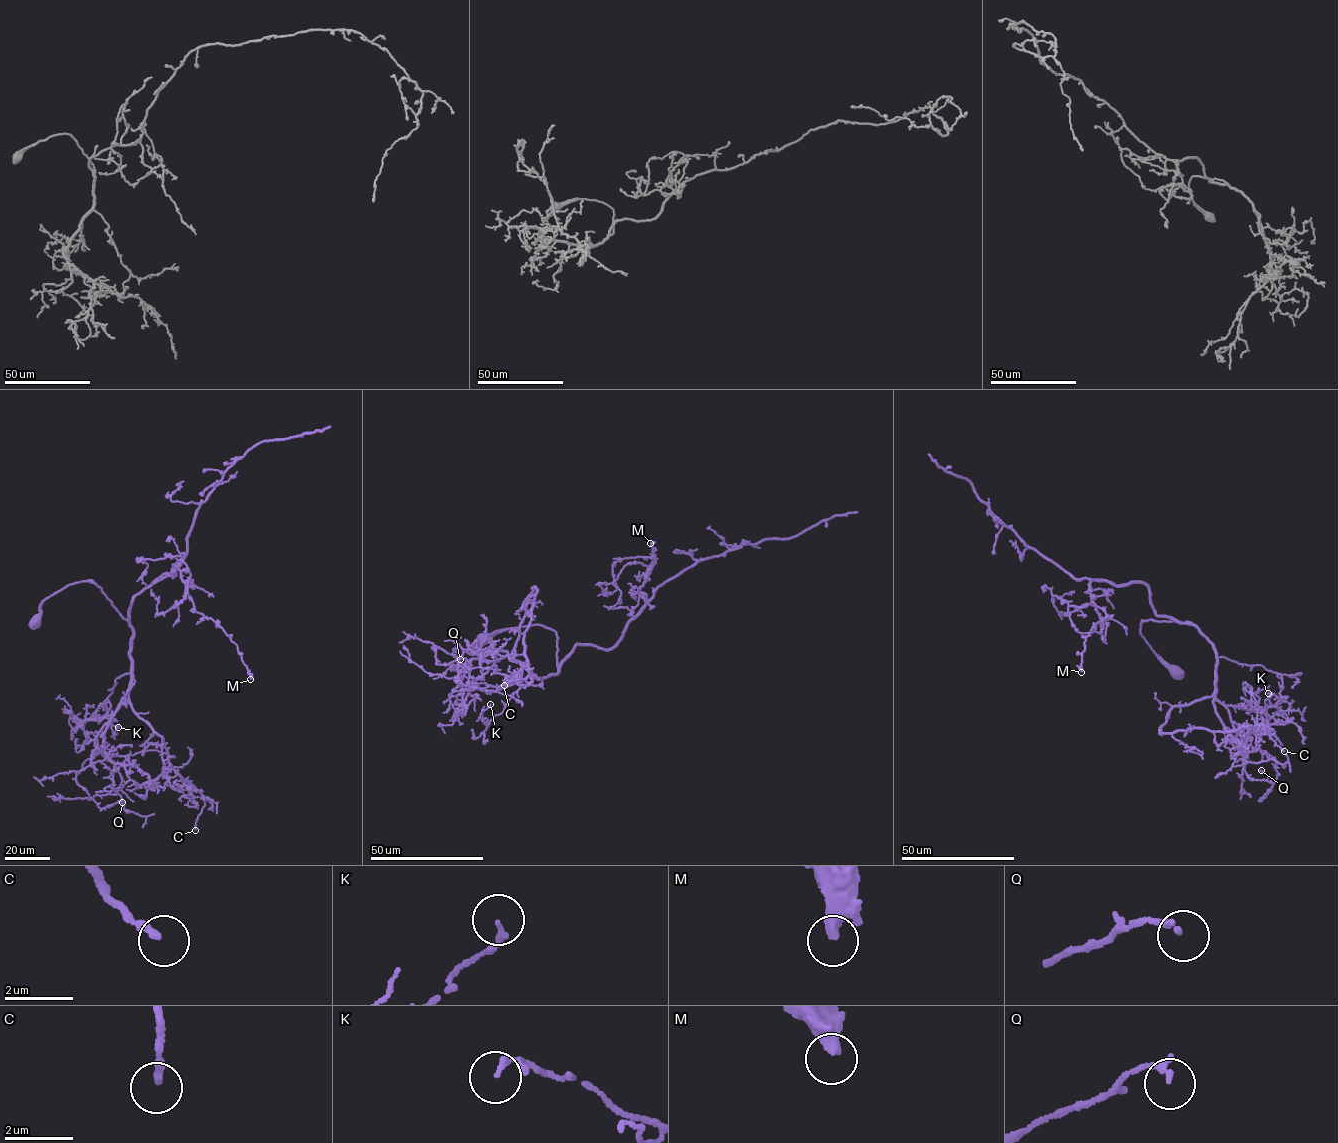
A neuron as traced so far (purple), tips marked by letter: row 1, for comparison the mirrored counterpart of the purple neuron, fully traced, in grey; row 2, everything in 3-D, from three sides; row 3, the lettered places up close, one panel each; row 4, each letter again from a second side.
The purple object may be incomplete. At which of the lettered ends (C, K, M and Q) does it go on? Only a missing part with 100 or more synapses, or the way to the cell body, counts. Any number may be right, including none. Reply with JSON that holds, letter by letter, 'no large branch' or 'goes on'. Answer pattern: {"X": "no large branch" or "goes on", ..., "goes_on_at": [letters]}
{"C": "no large branch", "K": "no large branch", "M": "no large branch", "Q": "no large branch", "goes_on_at": []}

